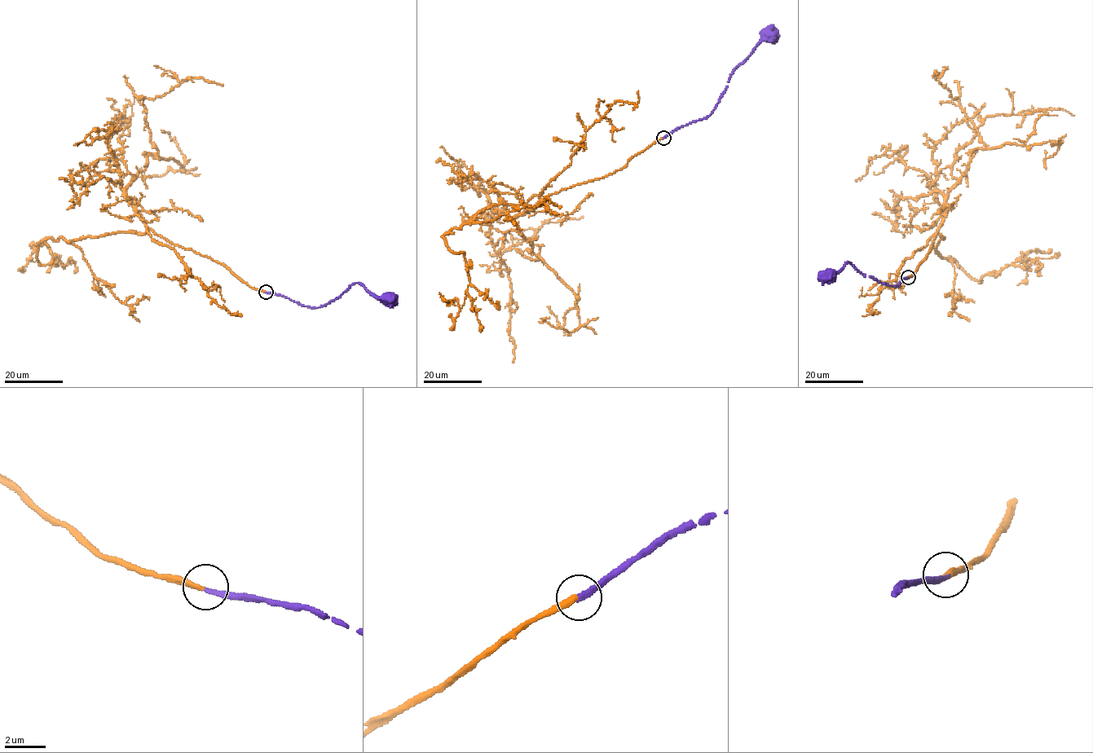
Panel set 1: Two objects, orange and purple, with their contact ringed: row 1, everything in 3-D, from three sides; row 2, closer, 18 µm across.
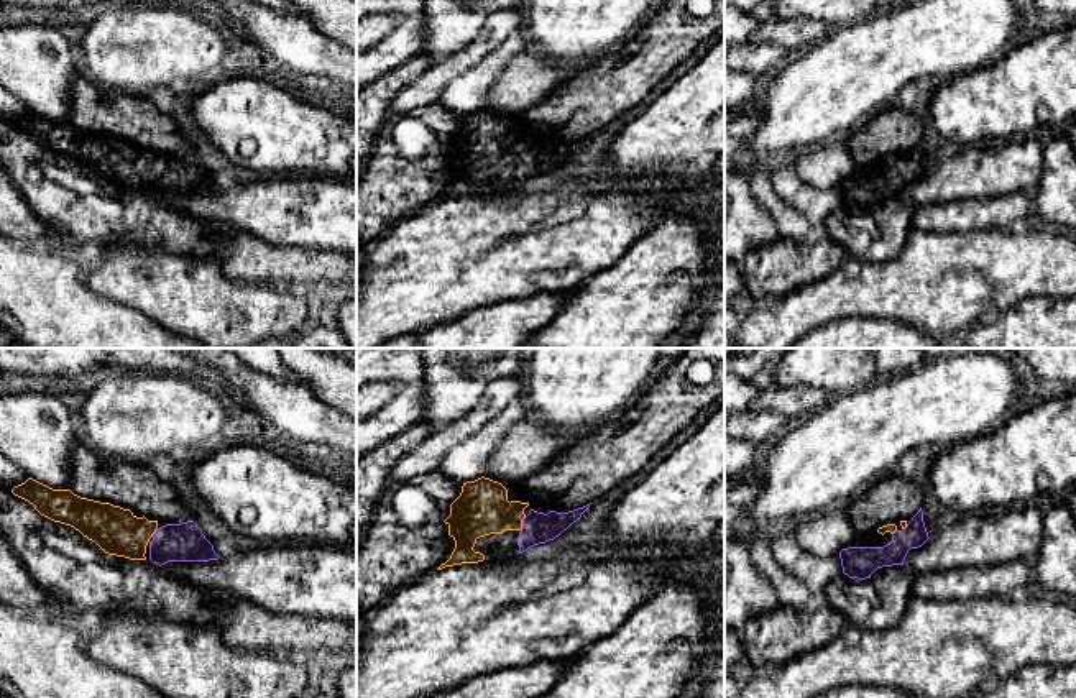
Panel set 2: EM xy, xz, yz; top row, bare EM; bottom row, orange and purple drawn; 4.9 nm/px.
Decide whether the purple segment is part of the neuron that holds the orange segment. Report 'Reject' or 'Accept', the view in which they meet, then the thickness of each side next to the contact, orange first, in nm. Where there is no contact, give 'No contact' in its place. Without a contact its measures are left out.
Accept. Touches orange in xz. Thickness 260 nm (orange) against 160 nm

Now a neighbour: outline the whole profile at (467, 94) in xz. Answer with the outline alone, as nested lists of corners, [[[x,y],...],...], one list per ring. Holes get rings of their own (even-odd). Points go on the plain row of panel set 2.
[[[514,31],[478,66],[453,79],[439,97],[439,105],[460,115],[481,110],[499,74],[513,57],[526,49],[529,49],[526,31]]]

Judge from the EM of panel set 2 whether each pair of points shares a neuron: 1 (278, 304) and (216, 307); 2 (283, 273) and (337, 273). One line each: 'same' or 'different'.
1: same
2: same

